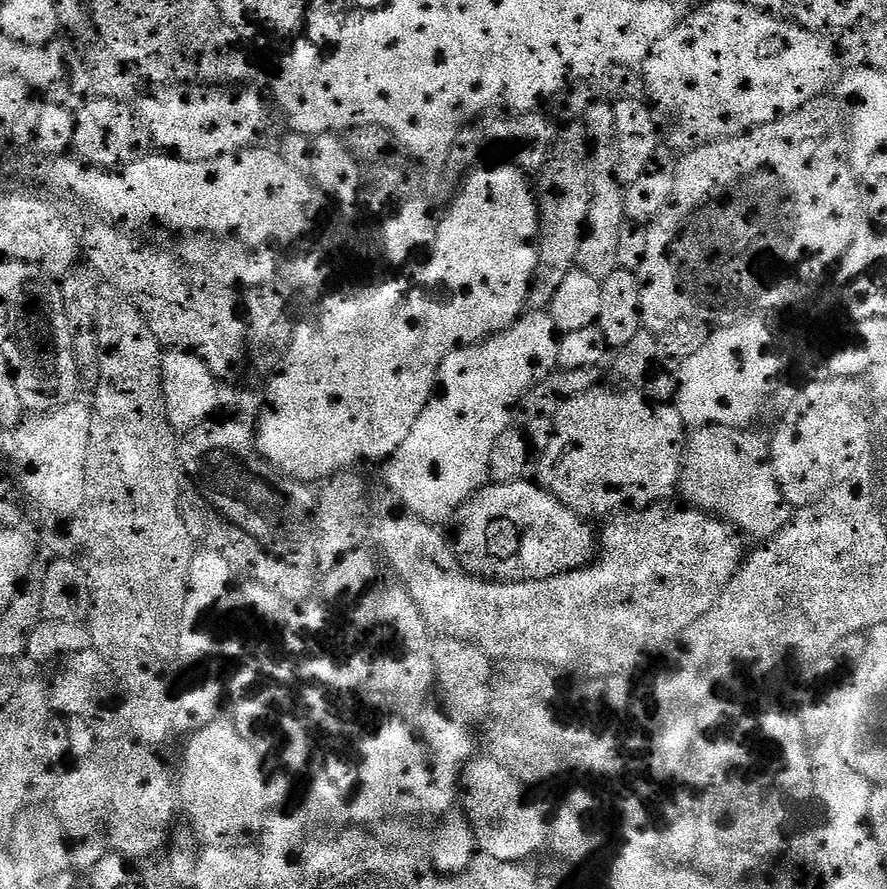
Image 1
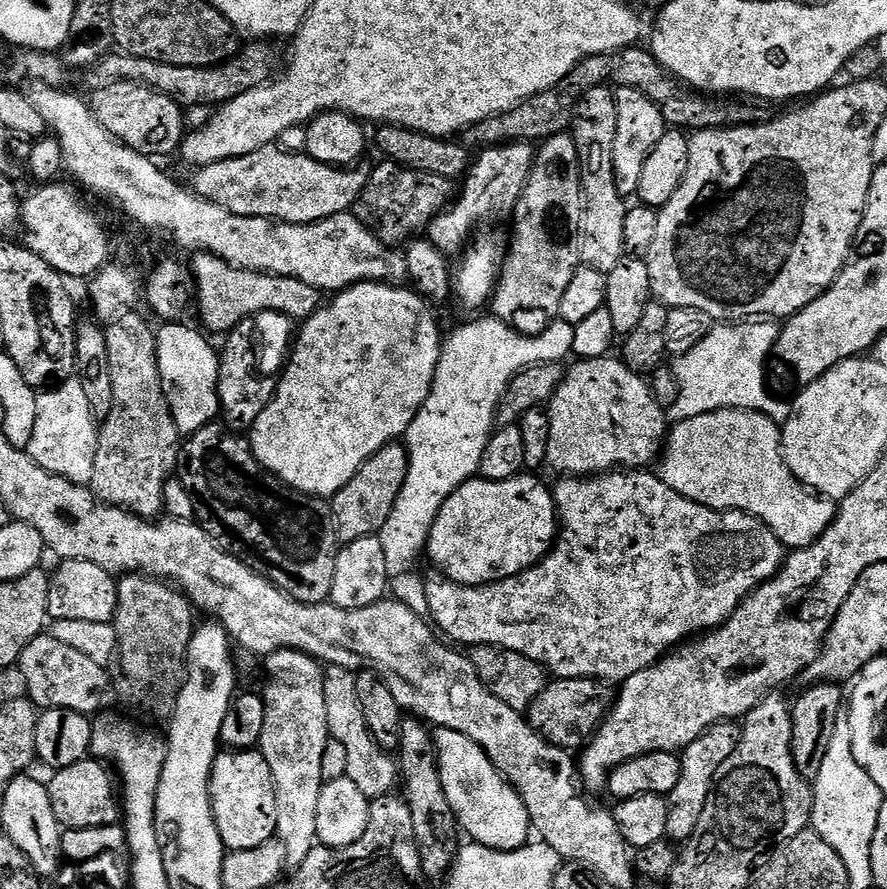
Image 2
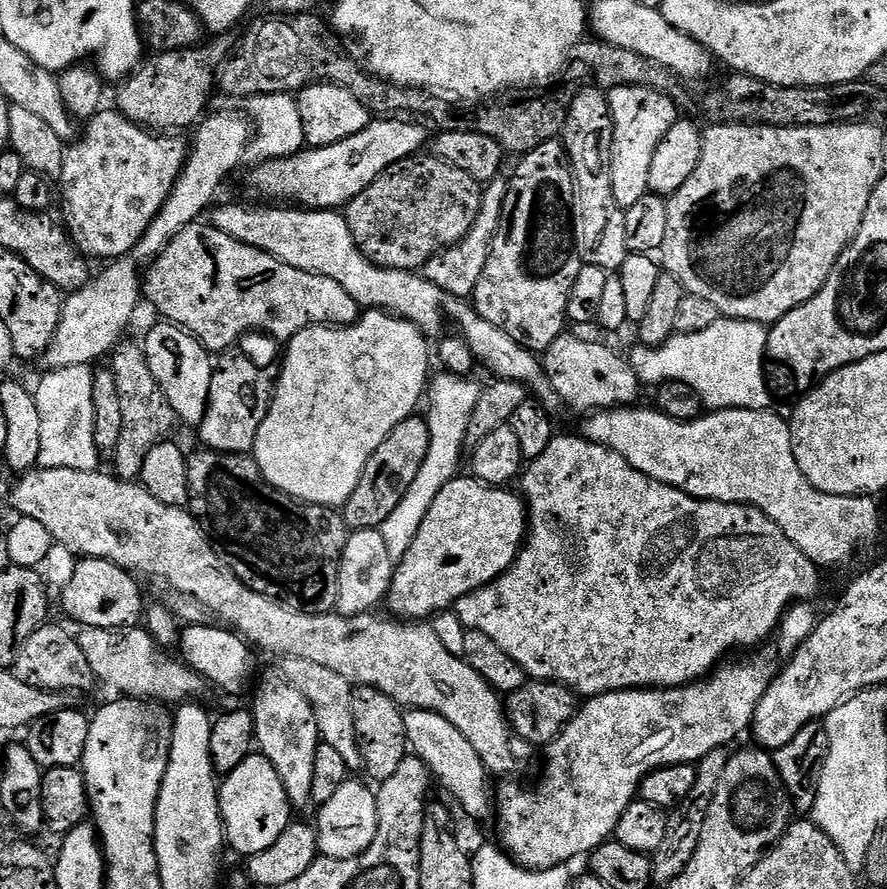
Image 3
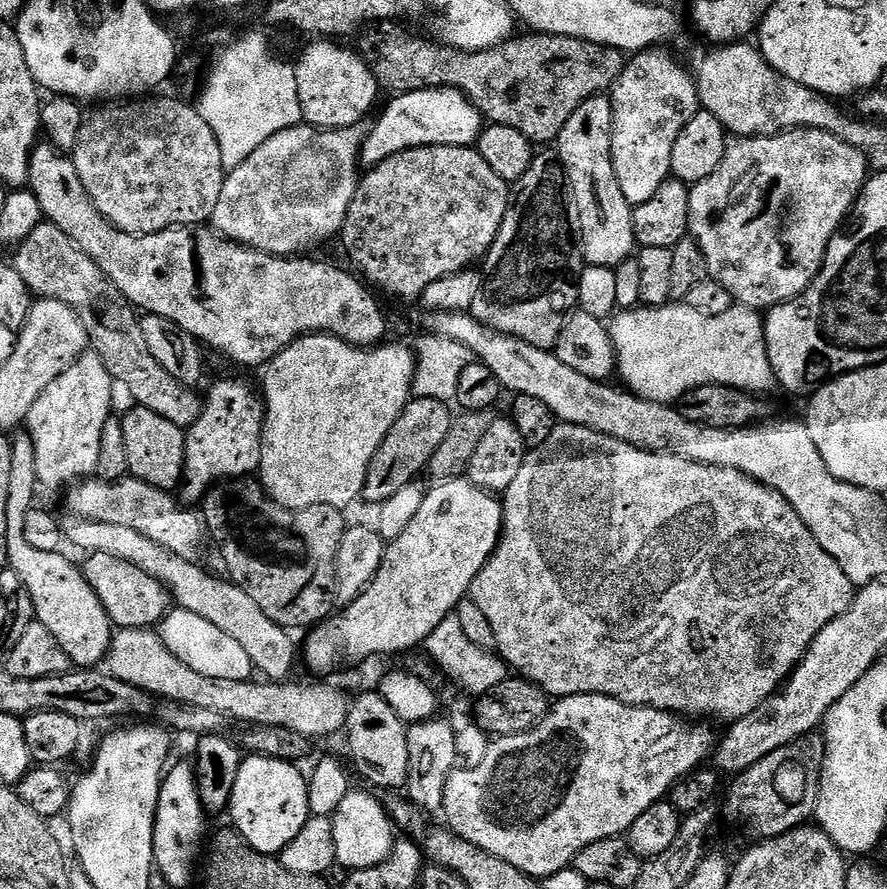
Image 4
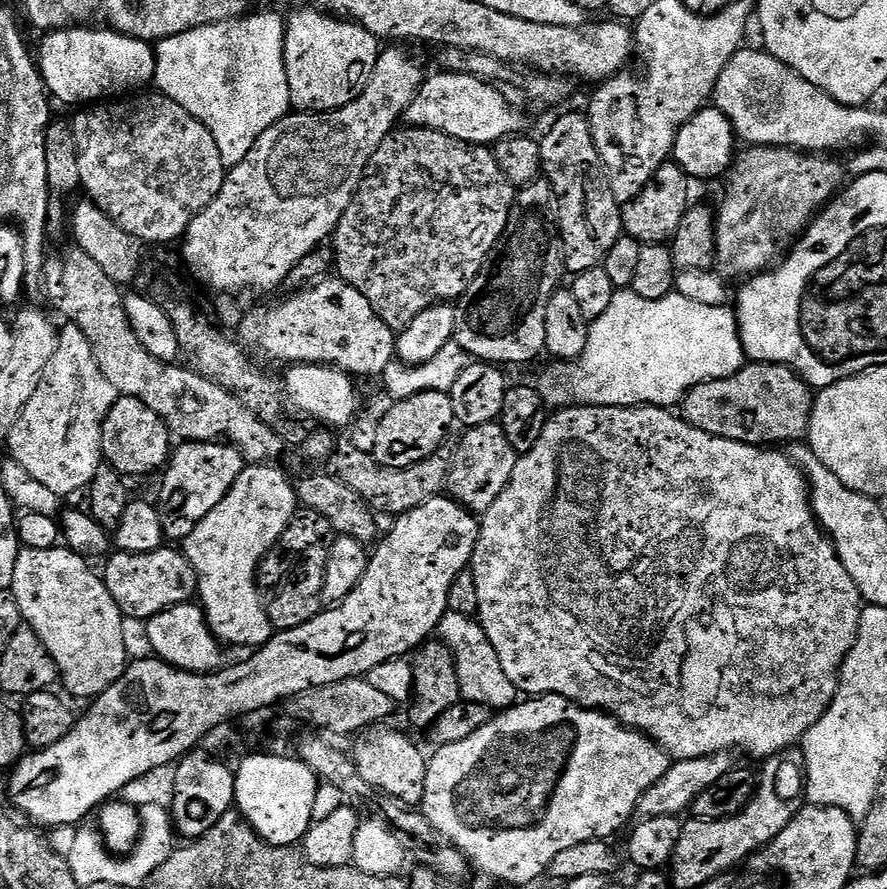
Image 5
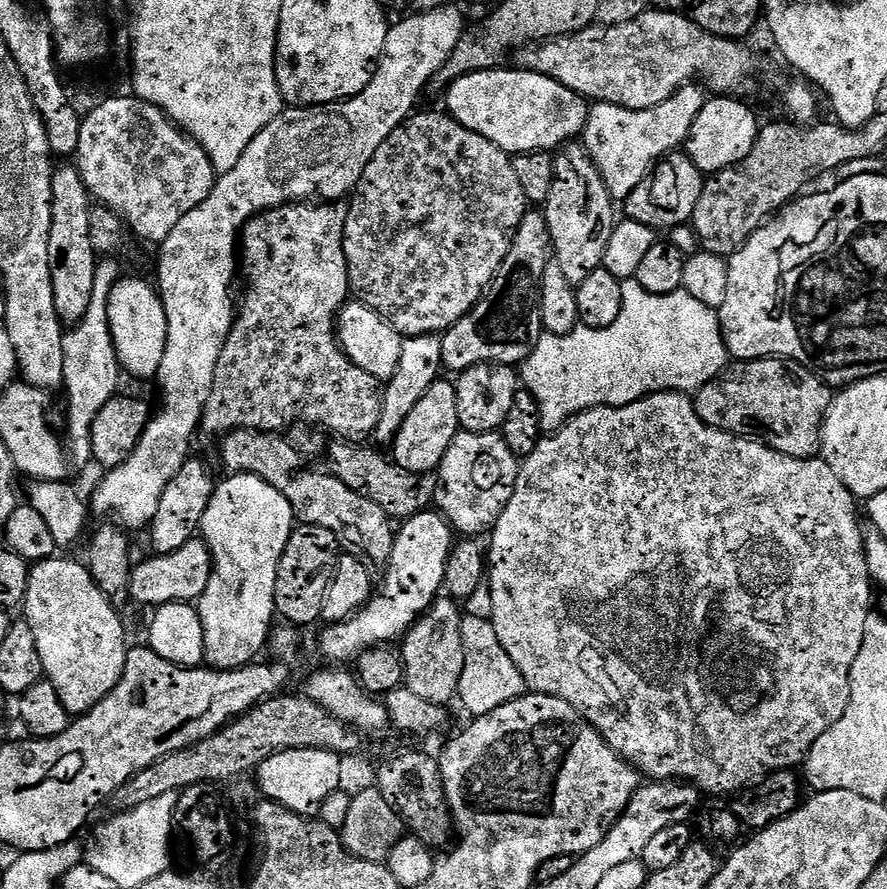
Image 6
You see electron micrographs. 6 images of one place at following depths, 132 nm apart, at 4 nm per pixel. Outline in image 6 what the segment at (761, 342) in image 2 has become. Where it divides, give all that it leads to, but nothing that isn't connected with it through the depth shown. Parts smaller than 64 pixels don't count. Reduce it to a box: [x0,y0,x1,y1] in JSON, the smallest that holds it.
[518,278,729,434]

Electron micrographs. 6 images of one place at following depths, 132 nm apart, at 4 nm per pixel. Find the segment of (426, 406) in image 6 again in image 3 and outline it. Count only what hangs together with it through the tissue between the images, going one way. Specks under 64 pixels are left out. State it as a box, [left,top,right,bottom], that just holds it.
[342,414,430,532]

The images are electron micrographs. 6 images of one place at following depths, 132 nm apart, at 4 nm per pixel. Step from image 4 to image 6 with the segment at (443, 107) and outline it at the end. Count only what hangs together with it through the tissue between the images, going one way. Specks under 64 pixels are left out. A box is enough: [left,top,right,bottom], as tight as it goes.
[443,66,590,154]

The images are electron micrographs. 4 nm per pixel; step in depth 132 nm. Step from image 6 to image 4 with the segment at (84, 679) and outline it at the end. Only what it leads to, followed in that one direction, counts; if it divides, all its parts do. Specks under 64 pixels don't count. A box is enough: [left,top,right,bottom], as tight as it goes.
[6,430,114,669]

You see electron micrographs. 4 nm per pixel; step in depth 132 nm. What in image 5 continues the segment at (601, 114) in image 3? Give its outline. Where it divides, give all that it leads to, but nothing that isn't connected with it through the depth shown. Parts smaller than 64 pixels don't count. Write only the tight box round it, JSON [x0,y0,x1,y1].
[540,111,624,273]

